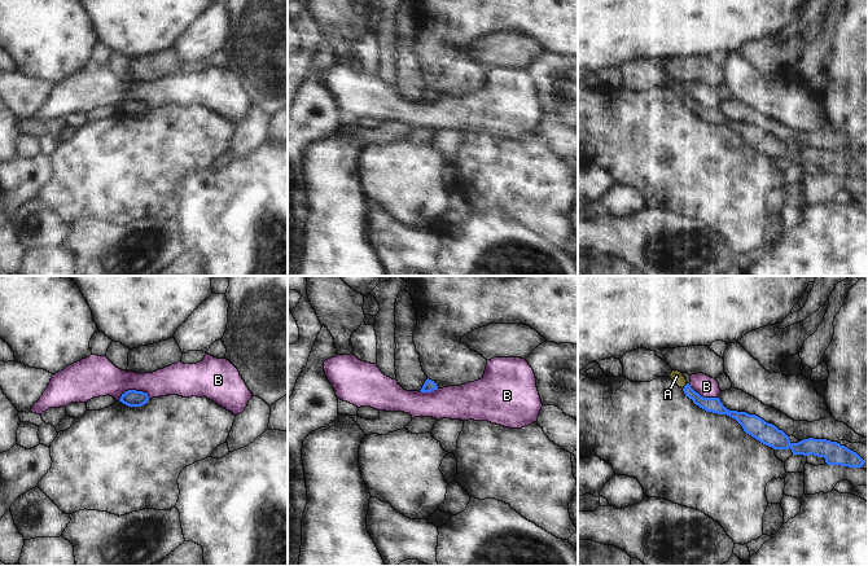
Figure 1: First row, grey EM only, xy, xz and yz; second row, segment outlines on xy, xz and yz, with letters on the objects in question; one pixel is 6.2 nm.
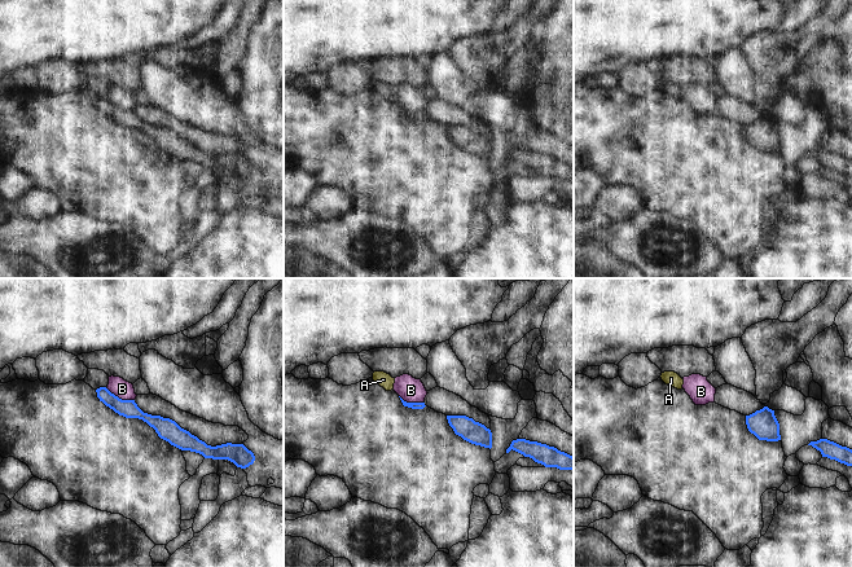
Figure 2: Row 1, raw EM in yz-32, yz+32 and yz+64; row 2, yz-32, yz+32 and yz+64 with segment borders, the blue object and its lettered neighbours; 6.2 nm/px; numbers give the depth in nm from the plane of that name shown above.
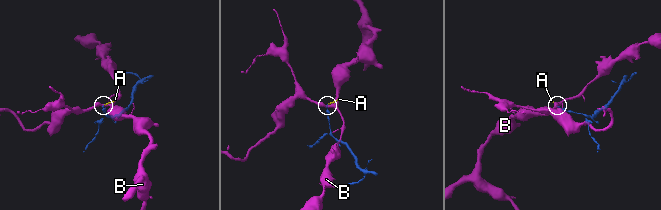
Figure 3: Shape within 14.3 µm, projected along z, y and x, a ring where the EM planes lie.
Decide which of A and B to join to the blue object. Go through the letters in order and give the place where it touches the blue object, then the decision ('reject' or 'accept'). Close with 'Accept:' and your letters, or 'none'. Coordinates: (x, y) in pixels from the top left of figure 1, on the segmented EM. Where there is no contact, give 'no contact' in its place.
A: meets blue in yz at (684, 386); accept
B: meets blue in xy at (134, 390); reject
Accept: A

